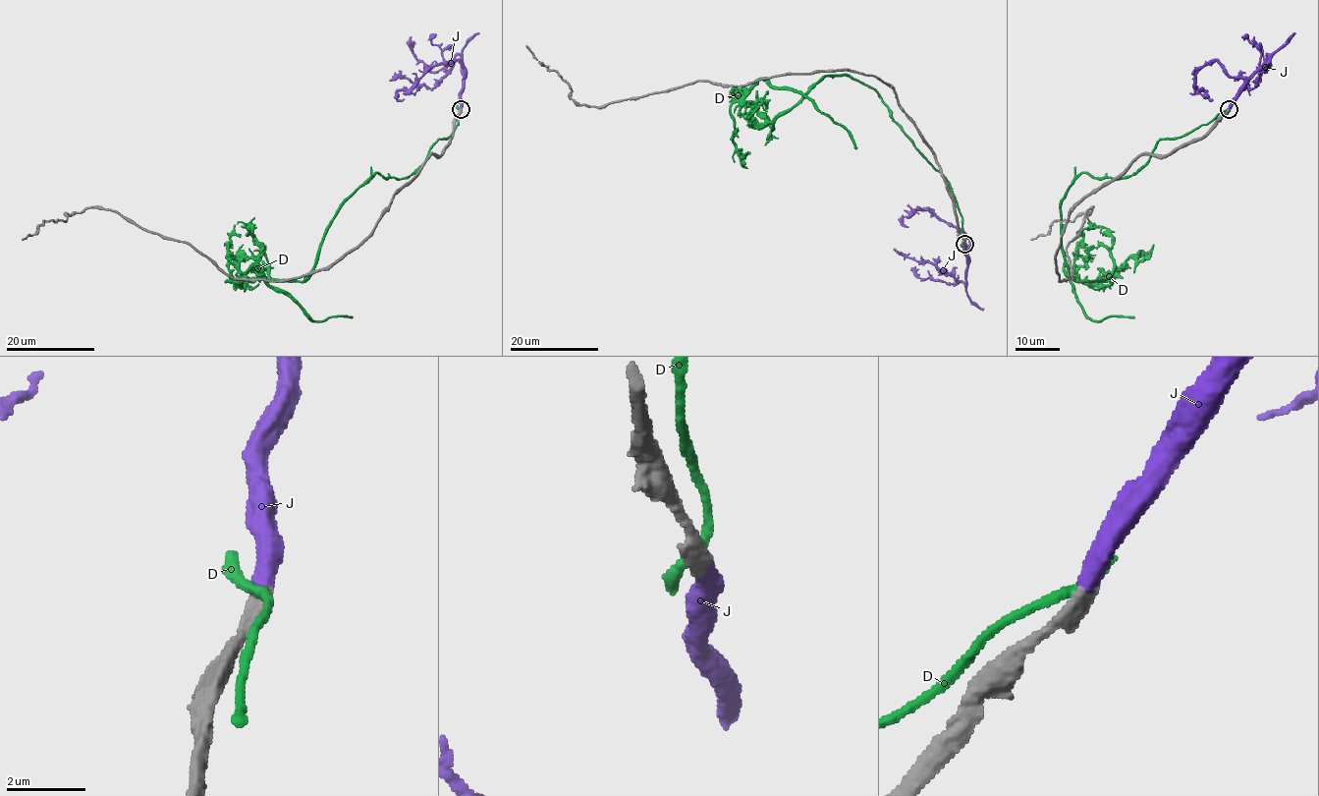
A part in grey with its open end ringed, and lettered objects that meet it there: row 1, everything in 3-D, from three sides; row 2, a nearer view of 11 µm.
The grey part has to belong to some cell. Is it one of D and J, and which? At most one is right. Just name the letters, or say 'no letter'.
J

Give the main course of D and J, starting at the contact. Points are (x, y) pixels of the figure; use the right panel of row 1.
D: (1228, 110), (1132, 175), (1081, 173), (1060, 204), (1068, 271), (1111, 277), (1064, 268), (1083, 312), (1134, 318)
J: (1229, 110), (1237, 91), (1267, 61), (1265, 70), (1253, 87), (1242, 78), (1234, 80)

